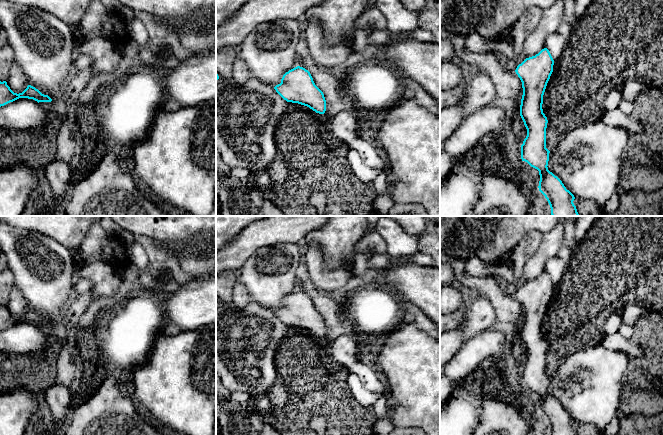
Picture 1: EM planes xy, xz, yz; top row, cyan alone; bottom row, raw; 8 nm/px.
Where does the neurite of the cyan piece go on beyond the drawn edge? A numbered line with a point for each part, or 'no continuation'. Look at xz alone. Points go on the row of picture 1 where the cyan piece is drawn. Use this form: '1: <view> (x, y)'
no continuation

